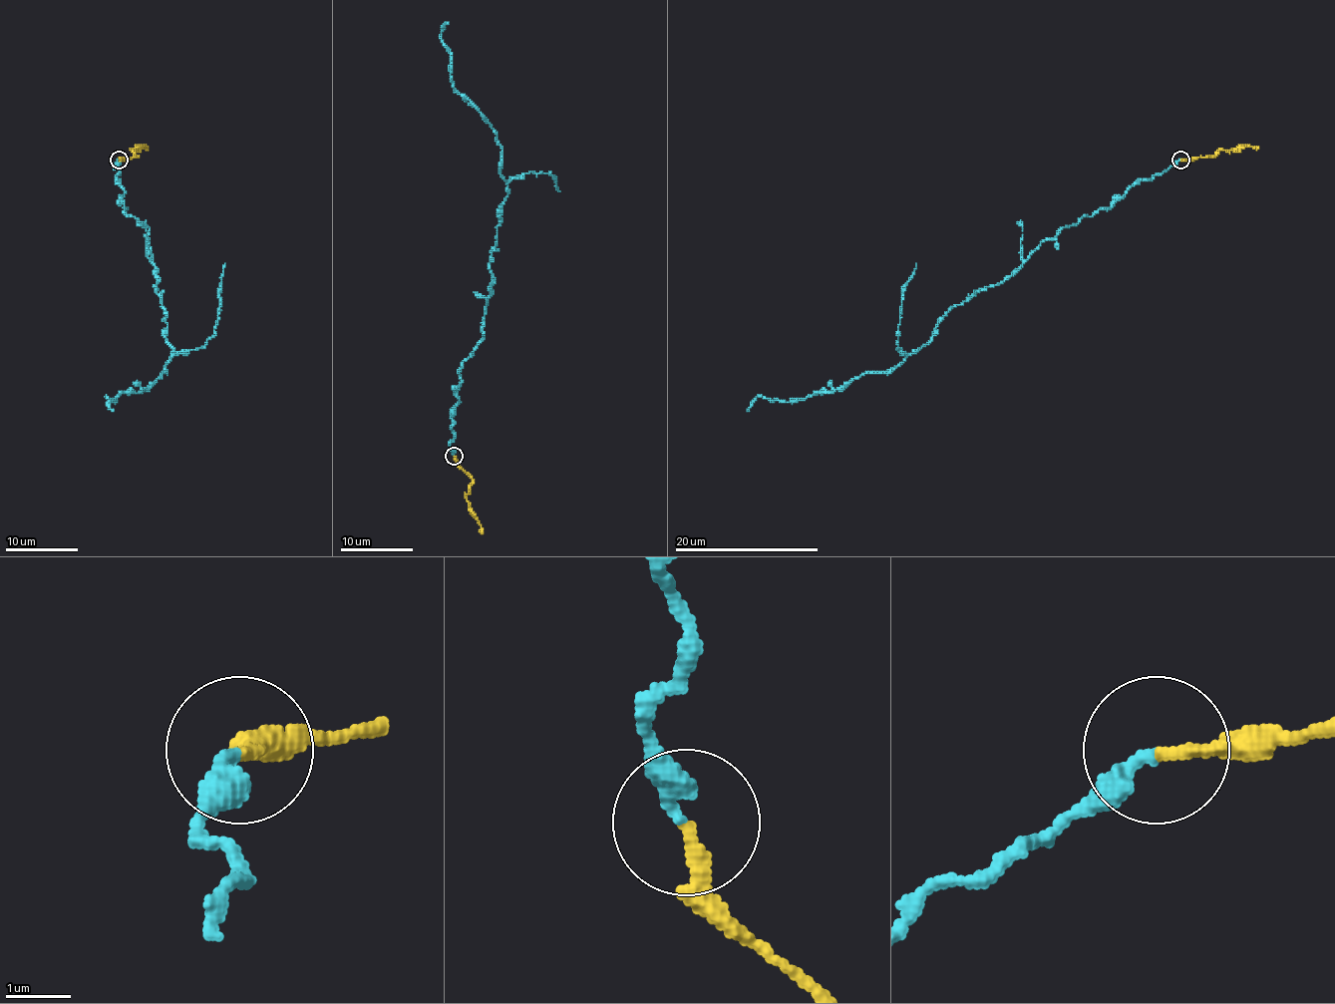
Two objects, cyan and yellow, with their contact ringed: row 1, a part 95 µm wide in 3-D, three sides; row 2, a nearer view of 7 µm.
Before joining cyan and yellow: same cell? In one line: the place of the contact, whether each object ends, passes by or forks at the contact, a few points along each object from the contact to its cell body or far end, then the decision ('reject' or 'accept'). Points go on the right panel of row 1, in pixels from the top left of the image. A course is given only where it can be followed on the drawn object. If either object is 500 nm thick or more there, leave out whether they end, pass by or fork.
at (1180, 160); cyan ends there; yellow ends there; cyan runs (1180, 159), (1046, 238), (1003, 281), (956, 305), (901, 362), (812, 397), (758, 397), (747, 411); yellow runs (1180, 159), (1204, 157), (1225, 150), (1258, 148); accept

